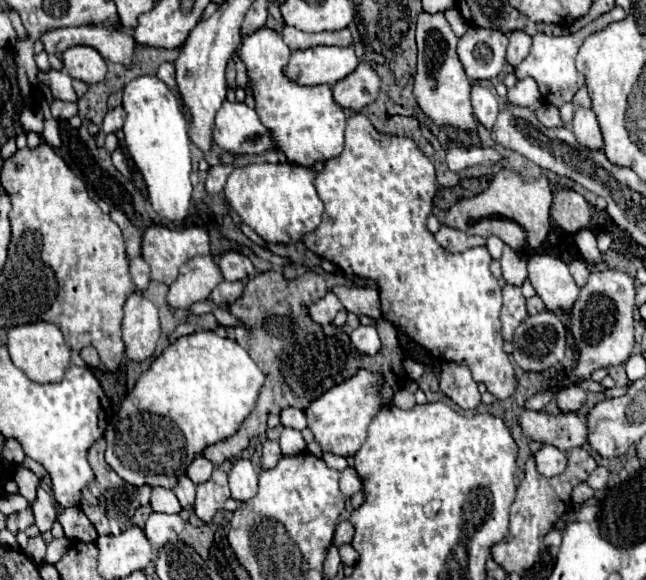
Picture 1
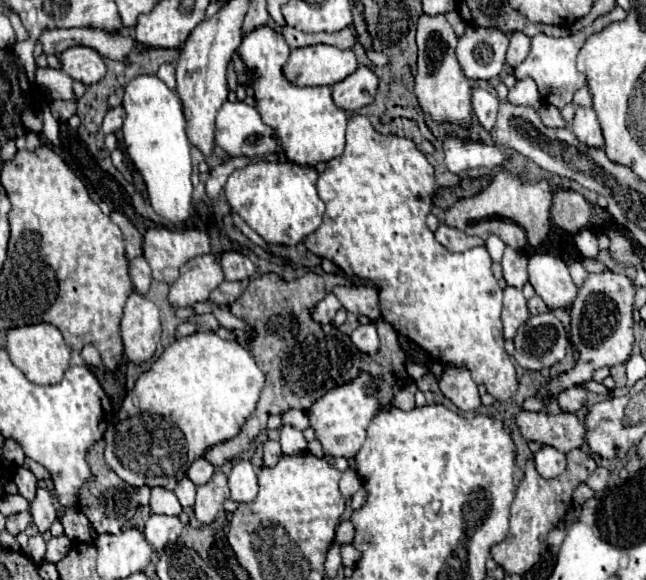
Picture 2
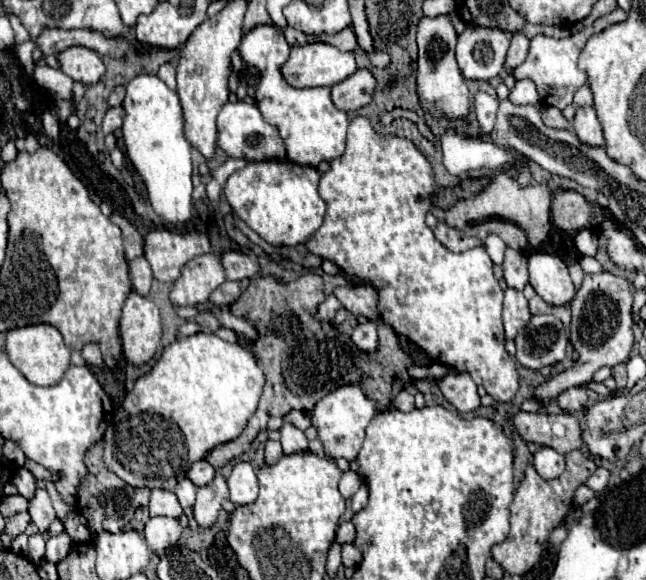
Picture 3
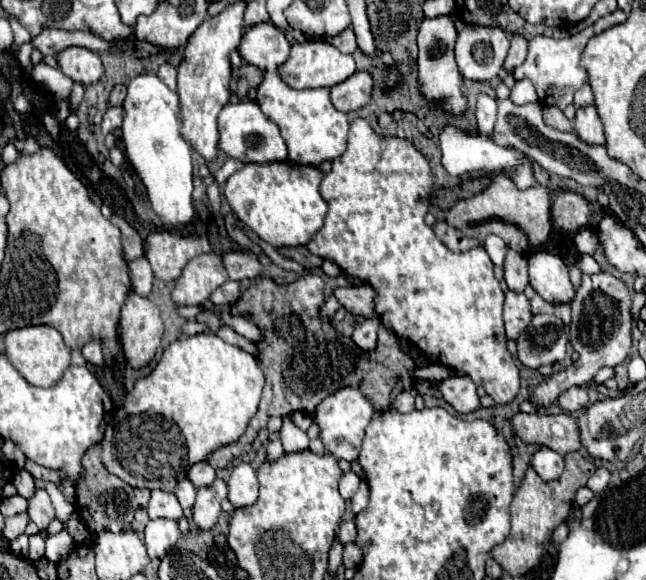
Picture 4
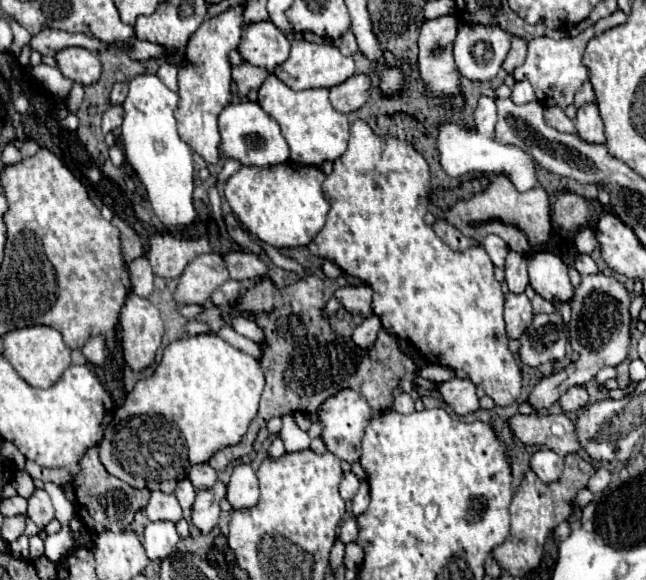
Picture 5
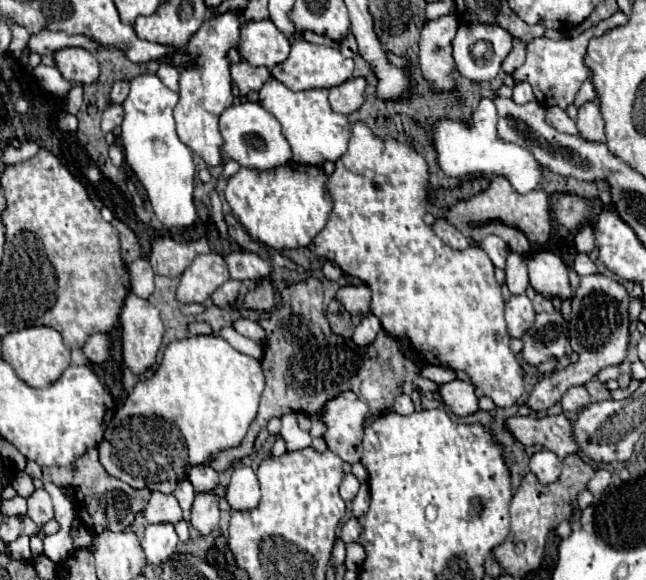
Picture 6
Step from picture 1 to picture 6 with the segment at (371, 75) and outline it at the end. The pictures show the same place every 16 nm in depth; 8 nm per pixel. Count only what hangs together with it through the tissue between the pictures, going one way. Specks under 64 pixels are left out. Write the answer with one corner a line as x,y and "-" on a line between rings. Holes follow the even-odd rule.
356,76
346,80
340,86
330,88
330,104
340,114
350,114
358,110
366,102
366,86
368,80
364,76

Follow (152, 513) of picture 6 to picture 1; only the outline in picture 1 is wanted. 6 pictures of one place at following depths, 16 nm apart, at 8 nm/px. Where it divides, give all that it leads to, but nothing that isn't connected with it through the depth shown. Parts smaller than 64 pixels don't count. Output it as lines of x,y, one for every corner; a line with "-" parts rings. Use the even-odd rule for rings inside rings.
154,488
152,490
152,500
150,500
150,506
154,512
166,512
166,514
178,514
182,510
176,494
172,490
166,490
166,488

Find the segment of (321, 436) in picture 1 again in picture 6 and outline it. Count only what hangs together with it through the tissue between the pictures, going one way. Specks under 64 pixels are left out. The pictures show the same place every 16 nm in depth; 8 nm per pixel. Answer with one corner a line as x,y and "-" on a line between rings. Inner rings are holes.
346,390
330,398
320,412
320,420
326,426
324,440
328,450
340,456
344,462
358,462
368,418
370,408
356,392

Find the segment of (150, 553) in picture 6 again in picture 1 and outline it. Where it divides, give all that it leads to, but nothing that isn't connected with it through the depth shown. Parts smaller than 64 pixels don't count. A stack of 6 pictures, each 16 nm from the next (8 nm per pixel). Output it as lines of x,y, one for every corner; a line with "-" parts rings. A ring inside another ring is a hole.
150,512
146,526
144,526
144,534
148,536
148,540
160,548
166,542
178,540
178,532
184,528
184,520
180,518
180,514
164,514
164,512

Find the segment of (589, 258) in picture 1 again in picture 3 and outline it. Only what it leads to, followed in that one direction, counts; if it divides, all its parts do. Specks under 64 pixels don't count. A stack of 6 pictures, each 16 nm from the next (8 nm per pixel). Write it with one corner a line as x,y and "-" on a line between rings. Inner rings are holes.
580,230
576,236
574,236
574,242
576,242
576,246
578,246
578,250
580,250
580,254
582,256
596,256
596,252
598,252
598,238
596,238
596,234
592,232
592,230

